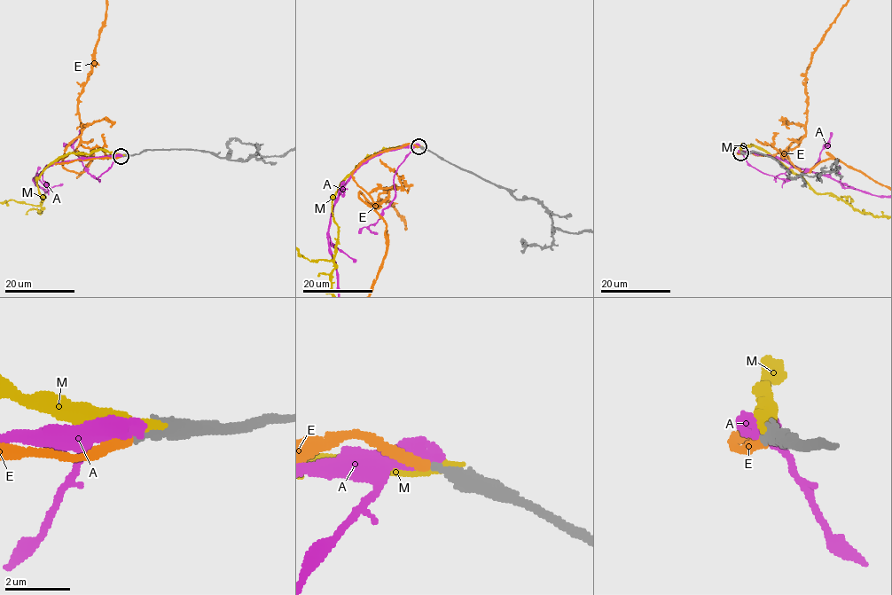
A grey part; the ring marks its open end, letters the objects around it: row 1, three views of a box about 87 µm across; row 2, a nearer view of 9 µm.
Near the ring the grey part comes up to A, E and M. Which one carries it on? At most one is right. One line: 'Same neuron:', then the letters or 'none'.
Same neuron: E

